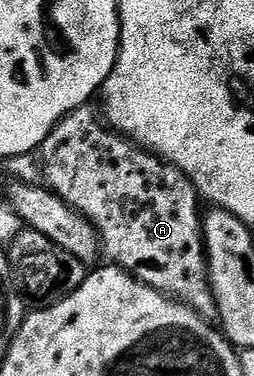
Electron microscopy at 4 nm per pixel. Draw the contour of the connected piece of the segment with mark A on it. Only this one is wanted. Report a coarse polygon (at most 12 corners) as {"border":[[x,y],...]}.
{"border":[[91,106],[45,138],[42,183],[102,255],[216,315],[201,197]]}

